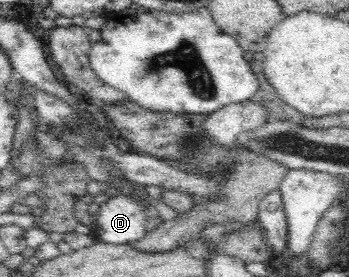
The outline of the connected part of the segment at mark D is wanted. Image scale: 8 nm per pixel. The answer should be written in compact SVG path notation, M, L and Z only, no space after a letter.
M113 196L95 214L98 241L131 244L146 236L148 217L144 206L127 196Z

